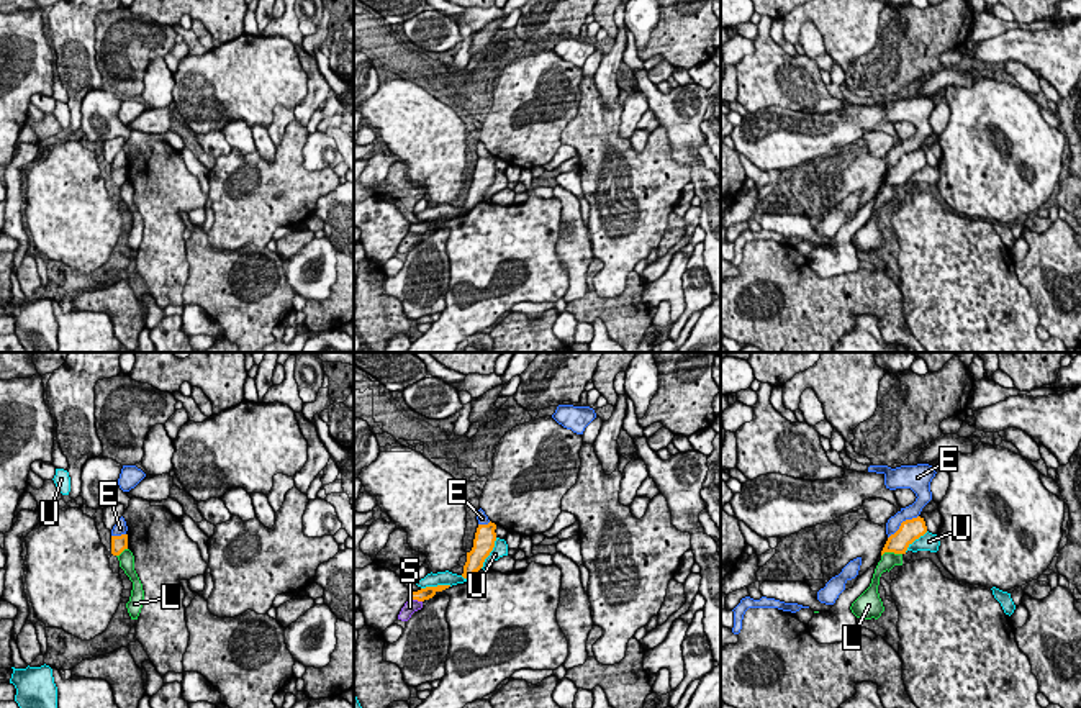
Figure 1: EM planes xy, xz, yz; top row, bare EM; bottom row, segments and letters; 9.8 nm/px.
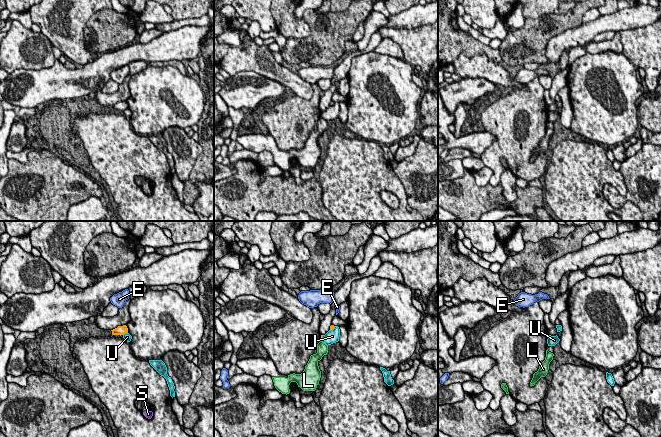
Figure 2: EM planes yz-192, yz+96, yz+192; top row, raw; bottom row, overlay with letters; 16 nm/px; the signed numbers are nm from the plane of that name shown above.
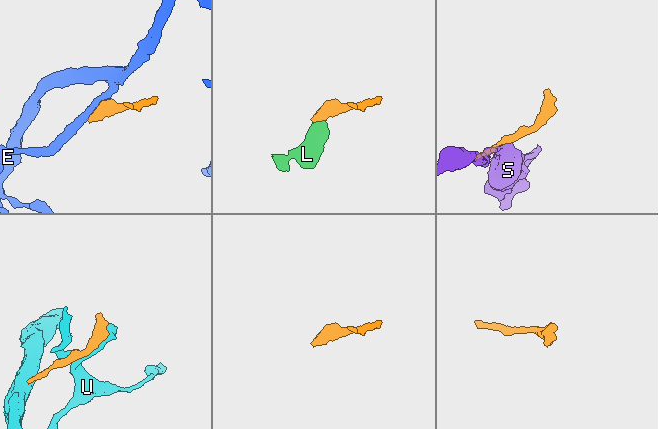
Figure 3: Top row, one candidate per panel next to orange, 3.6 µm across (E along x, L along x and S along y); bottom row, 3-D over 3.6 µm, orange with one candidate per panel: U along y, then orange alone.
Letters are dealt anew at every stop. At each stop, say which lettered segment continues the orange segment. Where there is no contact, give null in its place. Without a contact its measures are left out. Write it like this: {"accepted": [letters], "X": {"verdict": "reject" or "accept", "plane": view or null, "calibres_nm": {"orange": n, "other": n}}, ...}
{"accepted": [], "E": {"verdict": "reject", "plane": "yz", "calibres_nm": {"orange": 220, "other": 130}}, "L": {"verdict": "reject", "plane": "yz", "calibres_nm": {"orange": 220, "other": 160}}, "S": {"verdict": "reject", "plane": "xz", "calibres_nm": {"orange": 130, "other": 130}}, "U": {"verdict": "reject", "plane": "xz", "calibres_nm": {"orange": 220, "other": 140}}}

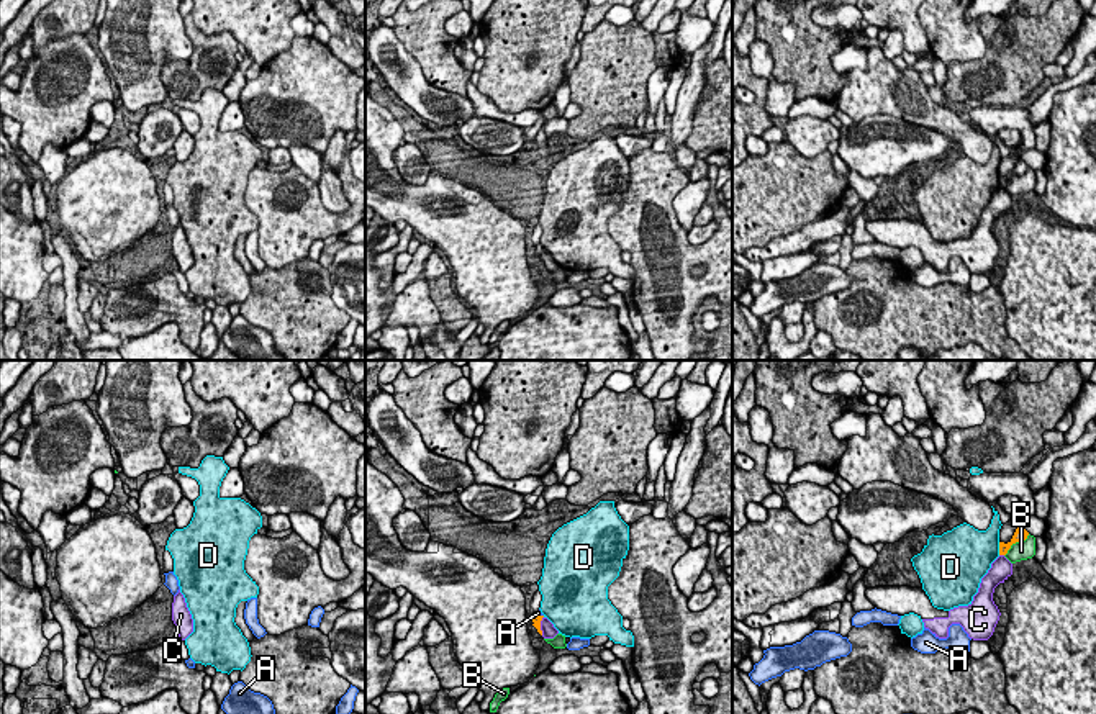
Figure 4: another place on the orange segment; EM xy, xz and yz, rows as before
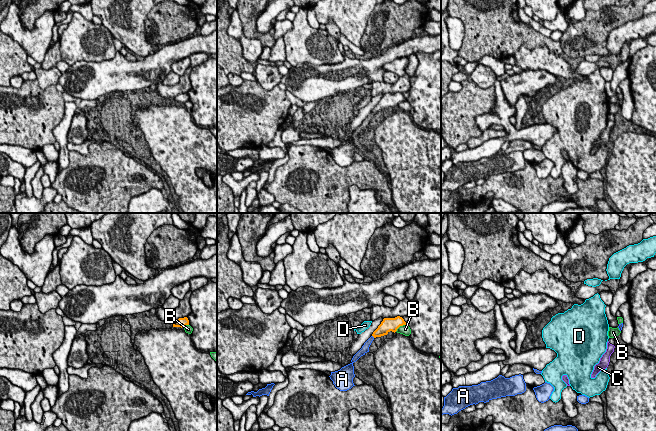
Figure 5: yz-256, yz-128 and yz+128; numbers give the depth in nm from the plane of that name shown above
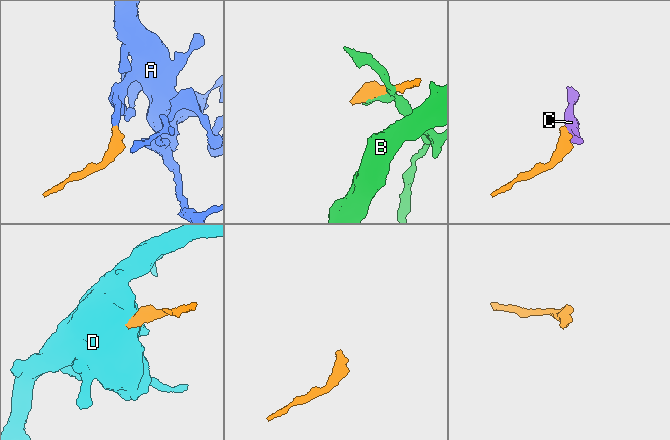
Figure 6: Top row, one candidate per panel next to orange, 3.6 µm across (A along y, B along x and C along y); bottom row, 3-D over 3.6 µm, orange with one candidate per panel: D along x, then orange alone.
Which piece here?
{"accepted": ["A"], "A": {"verdict": "accept", "plane": "xz", "calibres_nm": {"orange": 90, "other": 50}}, "B": {"verdict": "reject", "plane": "yz", "calibres_nm": {"orange": 130, "other": 190}}, "C": {"verdict": "reject", "plane": "yz", "calibres_nm": {"orange": 120, "other": 200}}, "D": {"verdict": "reject", "plane": "yz", "calibres_nm": {"orange": 120, "other": 400}}}

